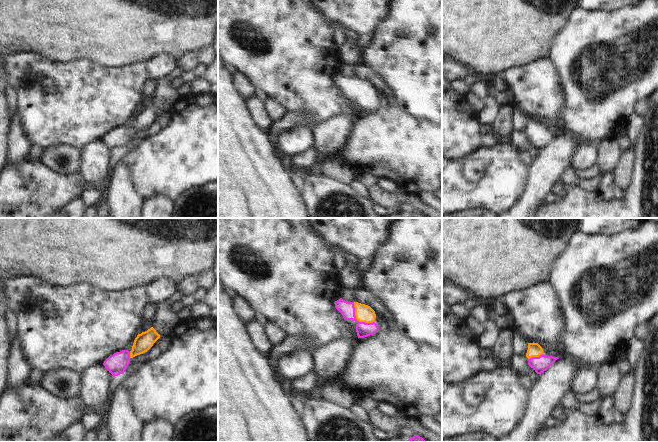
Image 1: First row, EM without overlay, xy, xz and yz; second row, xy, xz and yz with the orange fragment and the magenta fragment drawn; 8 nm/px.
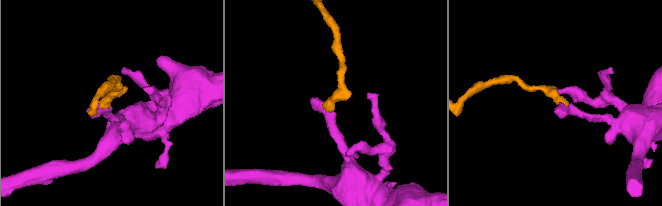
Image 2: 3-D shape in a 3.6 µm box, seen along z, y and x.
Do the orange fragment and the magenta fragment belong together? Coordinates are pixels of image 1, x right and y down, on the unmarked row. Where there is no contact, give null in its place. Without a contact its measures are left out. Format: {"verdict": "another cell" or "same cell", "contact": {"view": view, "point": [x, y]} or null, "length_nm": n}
{"verdict": "same cell", "contact": {"view": "xz", "point": [357, 95]}, "length_nm": 240}

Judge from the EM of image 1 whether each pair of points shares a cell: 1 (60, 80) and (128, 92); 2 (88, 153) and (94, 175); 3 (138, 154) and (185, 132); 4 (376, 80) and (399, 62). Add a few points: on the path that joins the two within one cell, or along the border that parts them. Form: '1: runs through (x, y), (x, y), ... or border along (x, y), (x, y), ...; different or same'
1: runs through (77, 92), (111, 92); same
2: runs through (93, 158), (94, 170); same
3: runs through (150, 154), (163, 154), (173, 144); same
4: border along (360, 64), (370, 67), (385, 85); different

